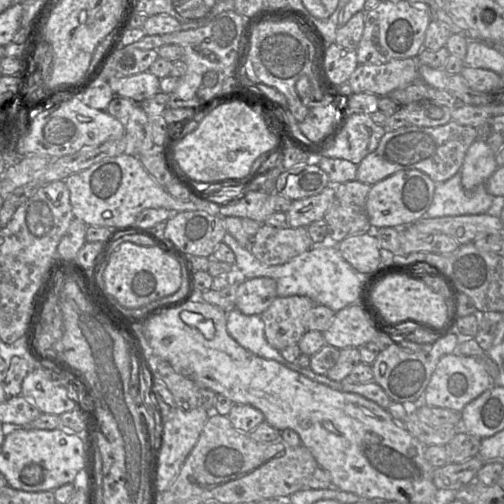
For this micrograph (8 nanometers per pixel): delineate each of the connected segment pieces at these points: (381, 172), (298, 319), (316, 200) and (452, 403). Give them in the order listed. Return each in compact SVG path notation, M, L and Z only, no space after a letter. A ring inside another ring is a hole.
M454 121L439 127L406 126L387 131L376 150L358 164L356 181L372 186L397 172L419 170L435 184L445 182L461 170L466 152L479 137L477 129Z
M277 296L268 309L261 314L267 342L278 351L298 344L307 332L304 316L315 305L306 296Z
M329 185L321 193L310 197L292 200L287 214L290 227L307 227L314 221L324 219L333 202L335 186Z
M459 353L448 354L439 360L422 395L422 403L461 412L468 403L492 386L494 385L483 365L483 358L462 356Z

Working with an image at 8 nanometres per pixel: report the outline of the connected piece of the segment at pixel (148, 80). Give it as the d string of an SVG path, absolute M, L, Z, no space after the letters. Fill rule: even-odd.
M145 71L130 76L111 77L107 83L115 95L141 103L160 92L160 80L151 72Z

